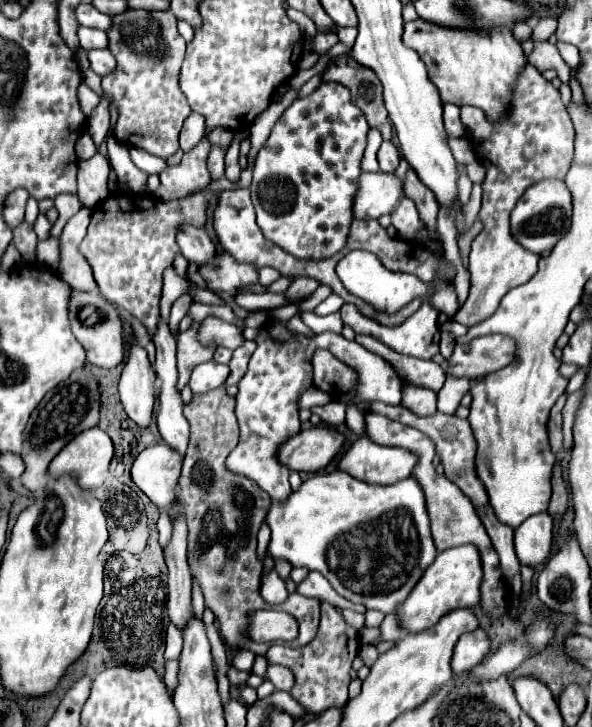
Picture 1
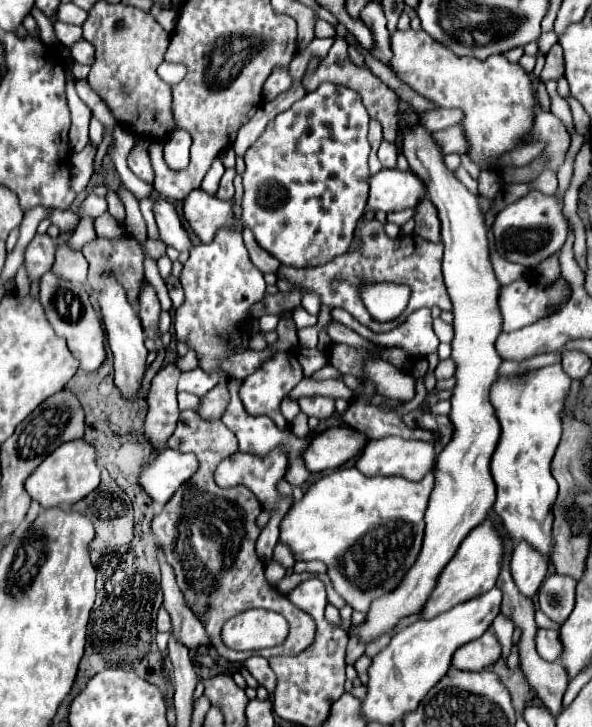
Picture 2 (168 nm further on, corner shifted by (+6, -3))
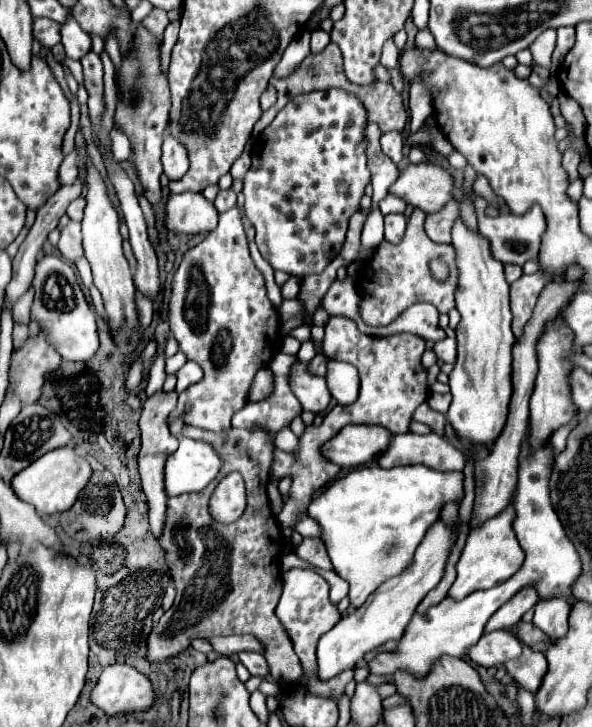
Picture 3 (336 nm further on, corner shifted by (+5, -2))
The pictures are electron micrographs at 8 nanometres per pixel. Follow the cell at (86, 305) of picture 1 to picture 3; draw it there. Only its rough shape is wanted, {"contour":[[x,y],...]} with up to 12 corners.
{"contour":[[43,255],[31,315],[67,361],[93,359],[97,323],[71,265]]}

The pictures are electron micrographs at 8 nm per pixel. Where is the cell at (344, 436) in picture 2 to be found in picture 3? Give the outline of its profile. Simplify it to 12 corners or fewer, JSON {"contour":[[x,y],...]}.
{"contour":[[347,425],[321,455],[339,467],[379,457],[391,433],[379,425]]}

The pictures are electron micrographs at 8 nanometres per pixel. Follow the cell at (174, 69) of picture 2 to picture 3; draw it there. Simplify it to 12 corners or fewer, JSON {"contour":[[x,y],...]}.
{"contour":[[161,9],[143,19],[145,27],[157,41],[169,25]]}

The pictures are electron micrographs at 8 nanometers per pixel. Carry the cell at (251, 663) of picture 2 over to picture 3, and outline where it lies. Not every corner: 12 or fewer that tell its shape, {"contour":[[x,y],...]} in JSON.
{"contour":[[243,651],[239,661],[253,677],[269,677],[269,665],[261,653]]}

